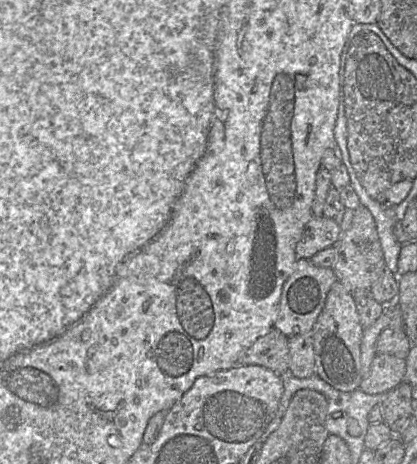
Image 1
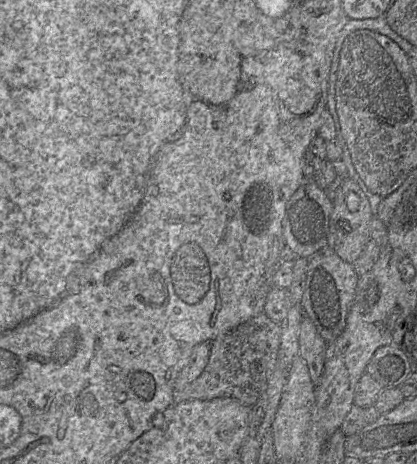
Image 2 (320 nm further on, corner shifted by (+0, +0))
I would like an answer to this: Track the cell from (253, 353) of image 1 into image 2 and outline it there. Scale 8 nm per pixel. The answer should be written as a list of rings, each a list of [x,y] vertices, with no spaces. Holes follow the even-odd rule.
[[[264,312],[239,324],[211,342],[209,360],[201,375],[181,392],[173,389],[174,404],[228,397],[252,407],[265,392],[268,379],[278,365],[279,346],[280,325]]]

